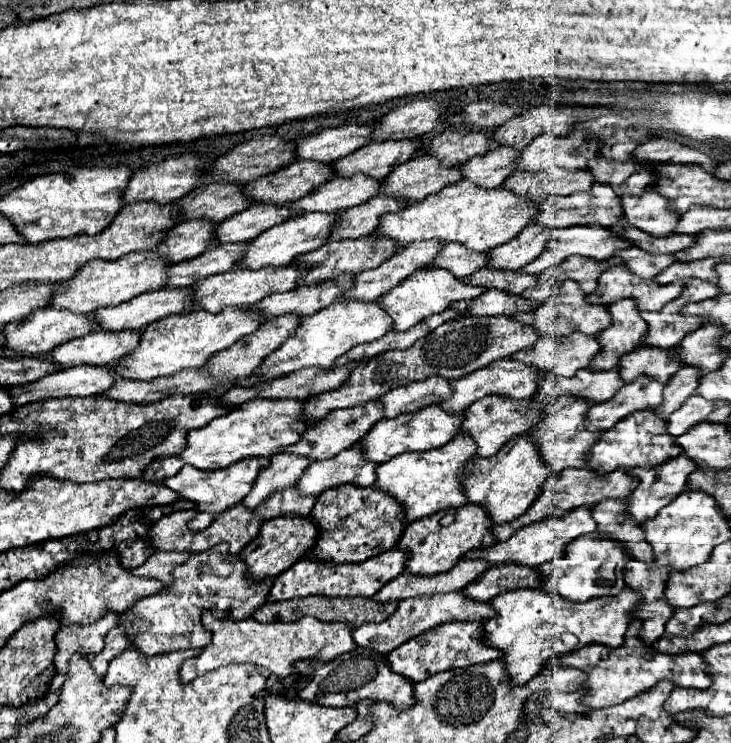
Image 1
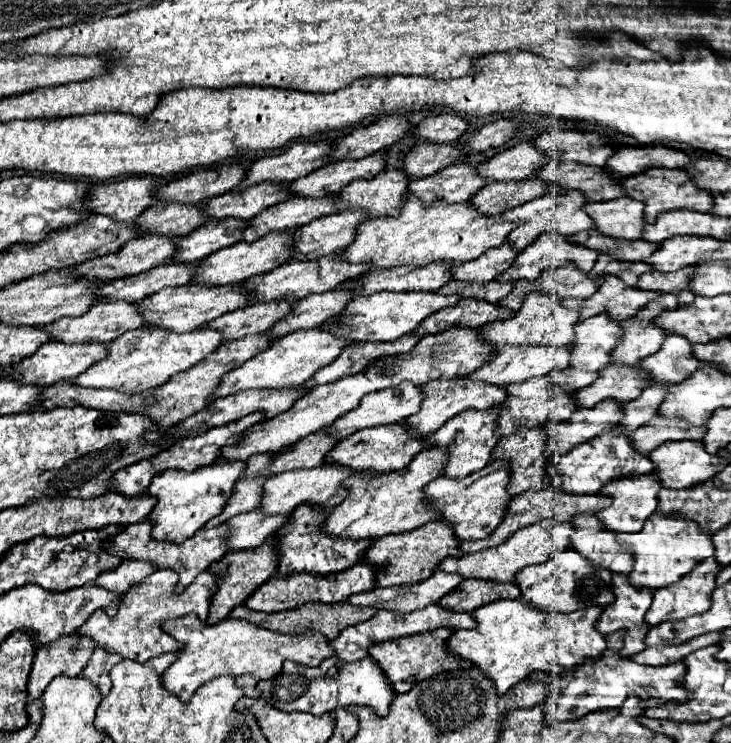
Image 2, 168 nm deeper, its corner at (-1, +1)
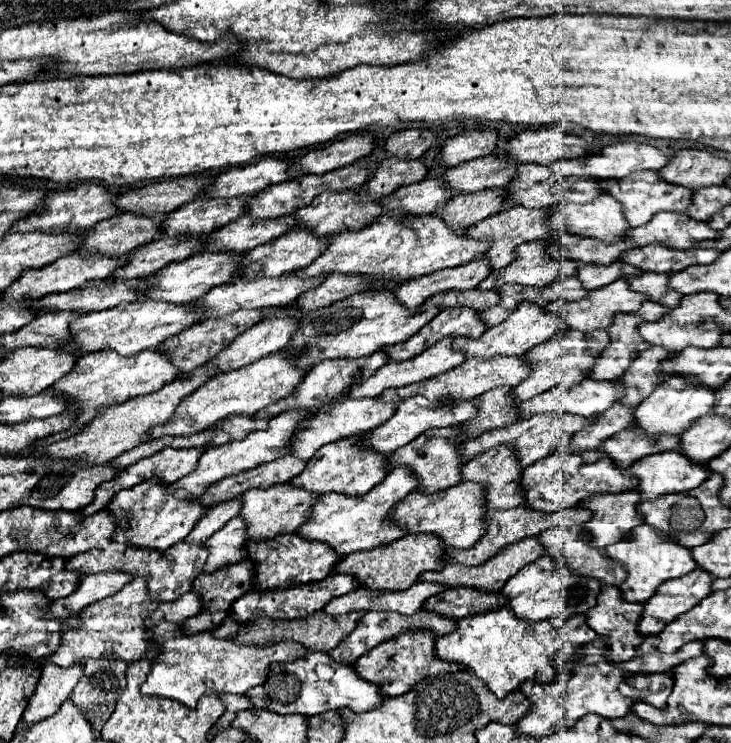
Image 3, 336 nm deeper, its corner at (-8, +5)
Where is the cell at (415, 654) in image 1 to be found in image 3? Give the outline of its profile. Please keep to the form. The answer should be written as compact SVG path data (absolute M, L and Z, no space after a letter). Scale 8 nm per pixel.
M402 633L394 641L384 641L382 645L376 645L370 653L366 653L358 661L354 661L352 667L362 679L378 685L384 697L404 695L406 691L410 691L412 685L416 685L418 681L422 681L426 677L454 673L454 671L464 669L462 665L446 663L446 661L440 661L436 657L434 637L430 637L430 633Z

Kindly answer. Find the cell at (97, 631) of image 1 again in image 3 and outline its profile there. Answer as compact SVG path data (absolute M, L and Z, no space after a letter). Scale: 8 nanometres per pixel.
M46 663L42 667L34 699L30 699L30 705L22 715L22 727L30 727L38 721L52 717L60 709L58 705L62 705L62 701L68 699L80 677L82 677L82 665L74 665L74 669L70 667L64 669Z

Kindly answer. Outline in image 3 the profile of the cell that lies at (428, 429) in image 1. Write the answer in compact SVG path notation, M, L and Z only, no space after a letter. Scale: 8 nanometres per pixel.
M348 437L342 441L334 441L330 445L324 445L322 449L318 449L318 453L314 453L312 459L308 459L306 469L296 475L292 479L294 487L304 487L310 493L344 493L350 497L358 497L368 493L374 485L378 485L386 473L382 473L382 469L378 469L378 461L382 461L380 453L374 451L366 451L358 445L356 437Z

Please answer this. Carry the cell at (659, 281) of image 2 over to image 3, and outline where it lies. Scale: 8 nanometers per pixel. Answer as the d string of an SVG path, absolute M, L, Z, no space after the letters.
M642 273L638 277L628 277L628 285L630 289L634 289L636 293L644 293L648 295L650 301L656 301L664 307L674 309L678 305L678 301L682 299L682 295L674 293L672 289L666 289L666 281L670 279L670 275L662 277L662 273Z

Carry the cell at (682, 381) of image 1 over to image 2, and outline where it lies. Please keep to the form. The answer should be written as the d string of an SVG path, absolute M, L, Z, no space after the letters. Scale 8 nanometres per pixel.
M657 383L643 389L643 393L635 401L629 401L627 405L623 405L625 417L621 419L619 425L623 425L623 429L635 431L637 427L641 427L647 421L651 421L653 417L657 417L659 405L663 403L667 389L669 389L669 385L657 385Z

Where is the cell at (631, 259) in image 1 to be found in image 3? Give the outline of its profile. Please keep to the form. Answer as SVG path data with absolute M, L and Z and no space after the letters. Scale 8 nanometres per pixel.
M618 261L612 265L578 265L578 279L586 291L600 289L626 275L638 275L638 269L630 269L630 265L618 265Z

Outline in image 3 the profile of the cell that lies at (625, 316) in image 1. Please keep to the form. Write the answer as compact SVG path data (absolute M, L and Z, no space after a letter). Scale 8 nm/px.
M571 330L566 335L554 337L542 345L536 345L526 355L522 355L522 357L526 357L524 361L530 365L530 375L522 383L512 387L510 395L514 399L528 401L528 399L536 397L538 393L544 393L556 385L574 385L574 383L582 381L584 371L588 367L592 367L598 355L604 350L604 345L608 345L610 342L607 330L596 330L591 334Z

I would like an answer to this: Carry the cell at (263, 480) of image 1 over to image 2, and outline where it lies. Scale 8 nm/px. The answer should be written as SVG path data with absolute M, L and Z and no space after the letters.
M247 477L247 479L241 479L239 485L235 487L235 497L231 497L231 501L225 505L223 513L215 519L211 519L205 527L215 527L219 523L225 523L227 519L239 515L239 513L247 513L247 511L253 511L259 507L261 499L263 499L263 483L267 481L269 477Z

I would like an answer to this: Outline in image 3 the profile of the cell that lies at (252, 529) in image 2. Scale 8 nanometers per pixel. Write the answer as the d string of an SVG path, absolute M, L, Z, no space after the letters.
M234 517L226 527L216 531L204 545L208 545L208 559L204 565L204 573L214 573L226 565L240 563L246 557L244 549L246 541L246 525L242 525L240 517Z

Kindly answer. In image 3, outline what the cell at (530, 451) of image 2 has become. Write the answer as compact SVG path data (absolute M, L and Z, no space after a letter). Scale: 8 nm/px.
M508 445L494 447L486 451L482 457L476 457L476 461L470 461L462 467L460 473L462 481L474 481L480 483L486 491L484 507L486 509L512 509L524 503L524 497L520 495L520 477L522 477L522 467L518 465L518 459L514 451Z

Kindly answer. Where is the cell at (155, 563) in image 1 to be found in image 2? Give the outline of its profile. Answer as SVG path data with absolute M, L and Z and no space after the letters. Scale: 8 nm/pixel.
M125 561L123 565L119 565L119 569L101 573L91 585L99 585L103 589L111 589L117 593L127 593L127 589L139 585L145 577L149 577L151 573L155 573L157 567L151 561Z

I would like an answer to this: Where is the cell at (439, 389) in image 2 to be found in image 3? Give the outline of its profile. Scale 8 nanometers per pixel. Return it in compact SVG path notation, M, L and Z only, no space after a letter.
M410 397L406 401L400 401L396 413L386 423L360 435L360 439L362 439L360 445L364 445L368 451L378 451L384 455L394 453L394 449L400 449L402 445L414 441L418 435L422 435L428 429L460 425L462 421L466 421L470 417L474 417L474 405L470 405L470 401L460 401L454 405L442 405L442 409L434 409L434 405L430 405L430 401L426 401L424 397Z

